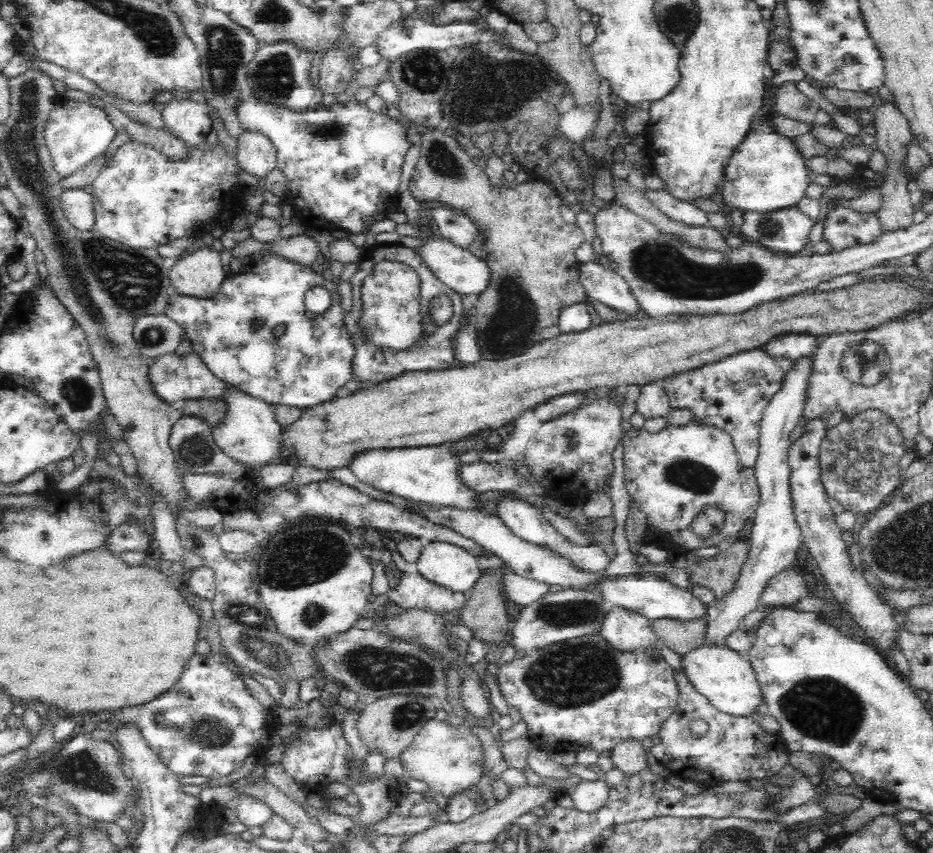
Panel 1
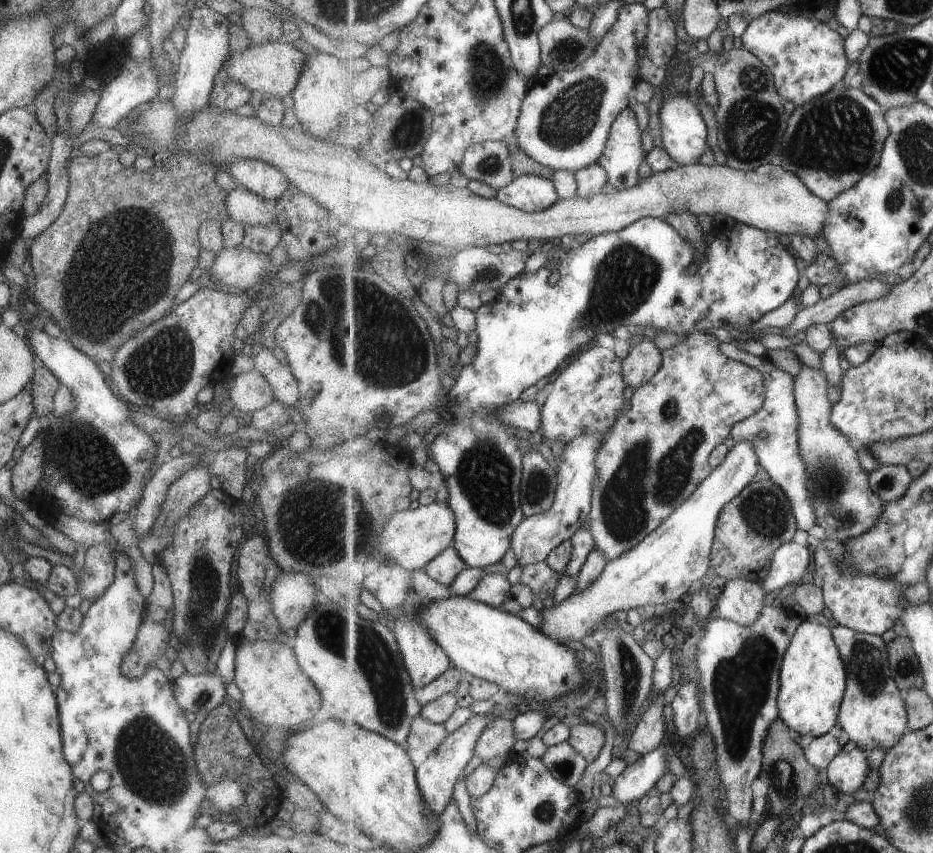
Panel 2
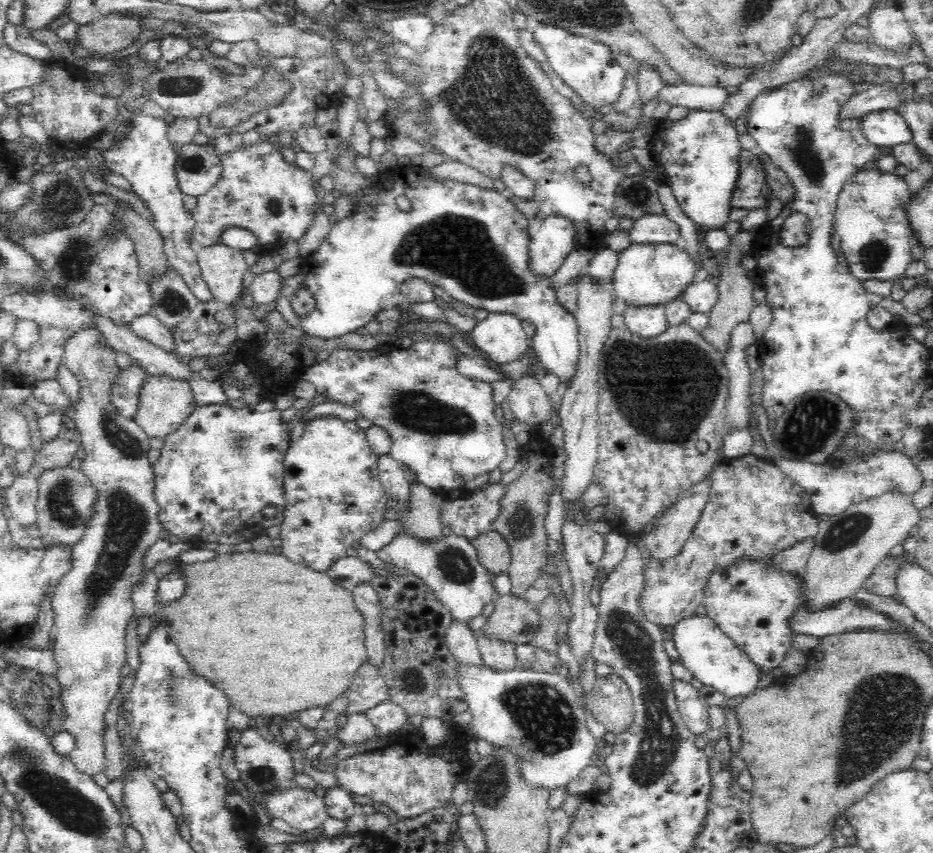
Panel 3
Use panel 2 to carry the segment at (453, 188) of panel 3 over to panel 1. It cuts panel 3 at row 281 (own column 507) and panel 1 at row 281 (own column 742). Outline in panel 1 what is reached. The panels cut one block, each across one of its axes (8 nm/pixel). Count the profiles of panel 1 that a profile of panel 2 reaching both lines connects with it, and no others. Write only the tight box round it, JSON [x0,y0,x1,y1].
[164,253,355,410]

